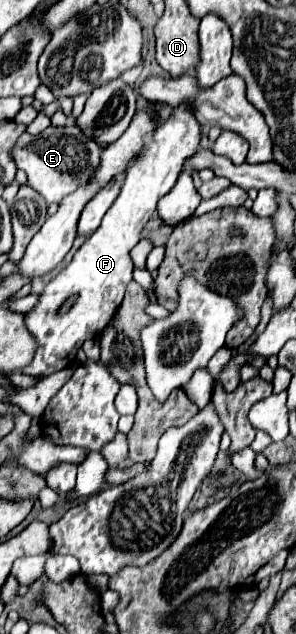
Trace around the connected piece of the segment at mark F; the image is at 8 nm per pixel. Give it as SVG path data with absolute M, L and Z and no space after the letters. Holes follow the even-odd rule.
M192 102L174 106L170 118L158 126L148 146L128 168L122 194L106 212L100 228L86 238L70 264L66 264L58 276L46 284L36 306L26 312L26 328L36 338L38 348L32 362L22 368L22 374L36 378L50 376L52 372L58 372L76 360L76 352L82 348L86 338L90 340L100 336L104 326L118 310L126 284L132 280L134 264L130 260L130 250L140 242L144 224L156 212L158 200L174 188L184 162L198 152L202 134L204 130L194 116ZM70 296L76 296L76 300L64 314L60 314L62 304Z

